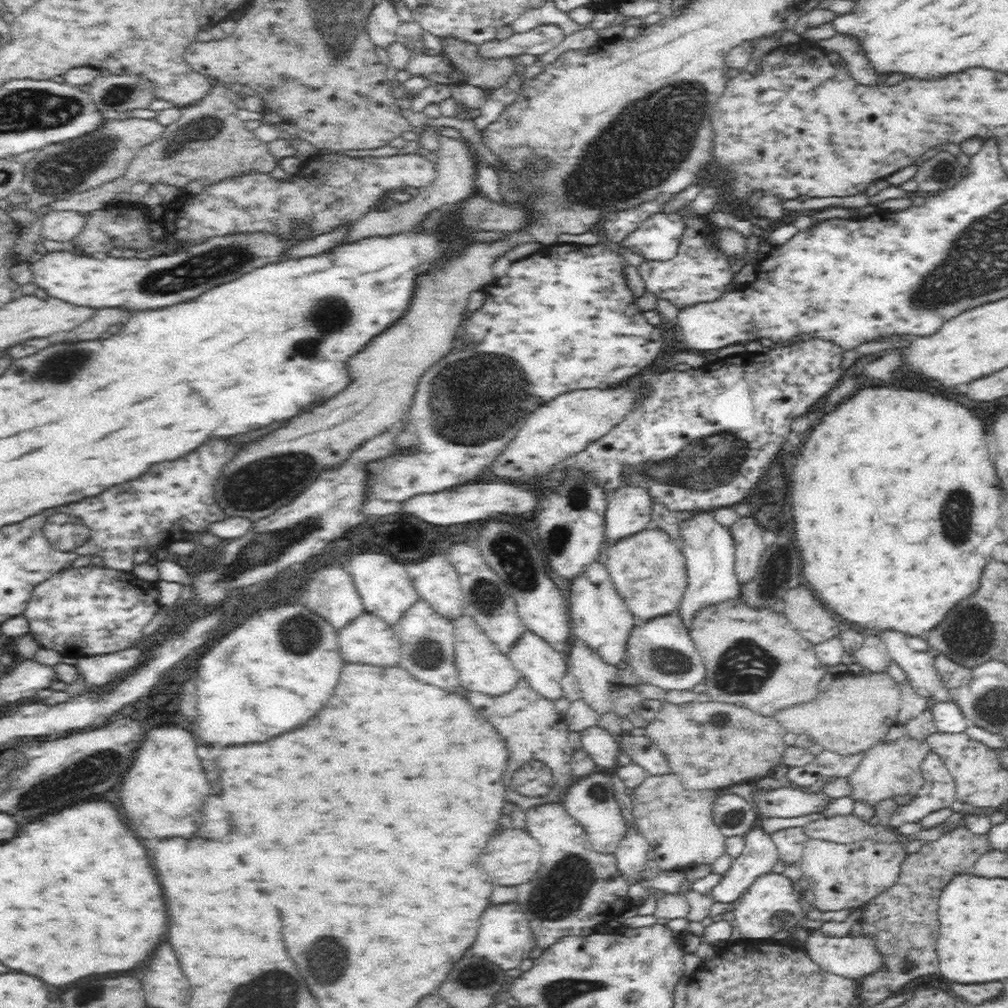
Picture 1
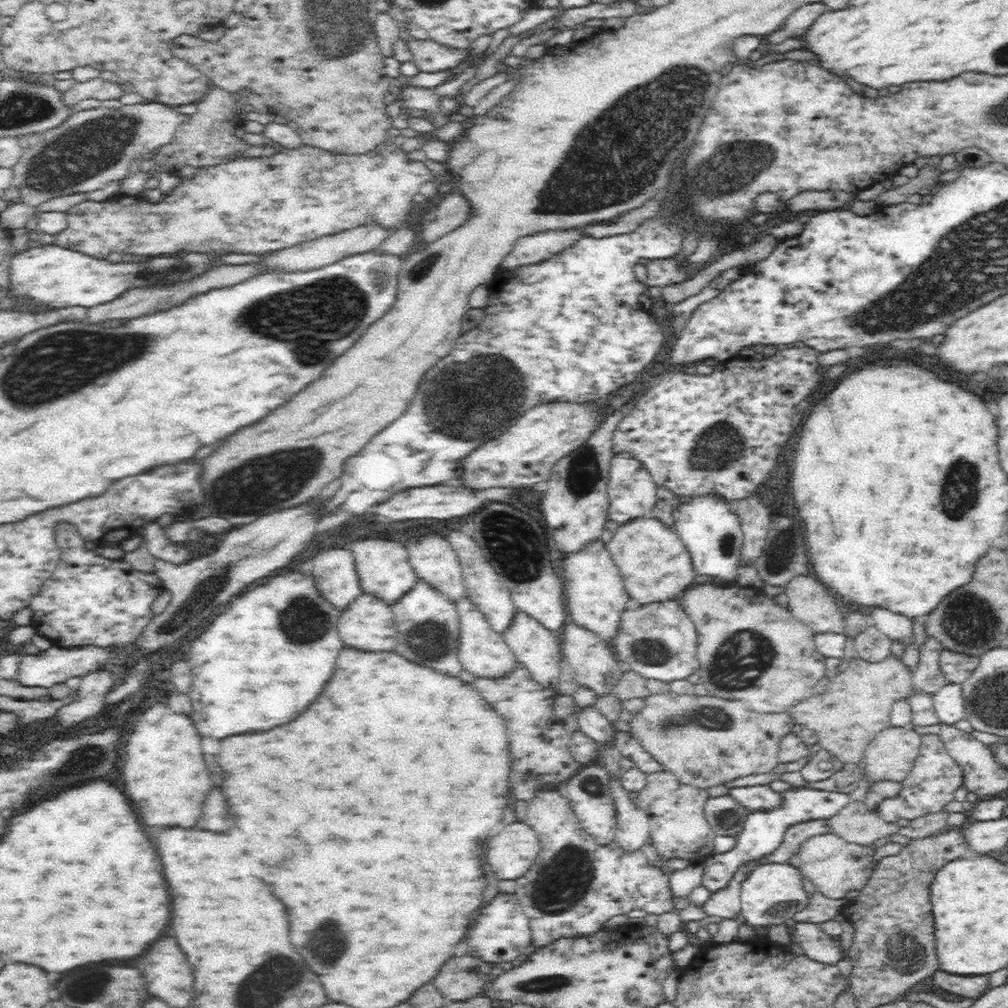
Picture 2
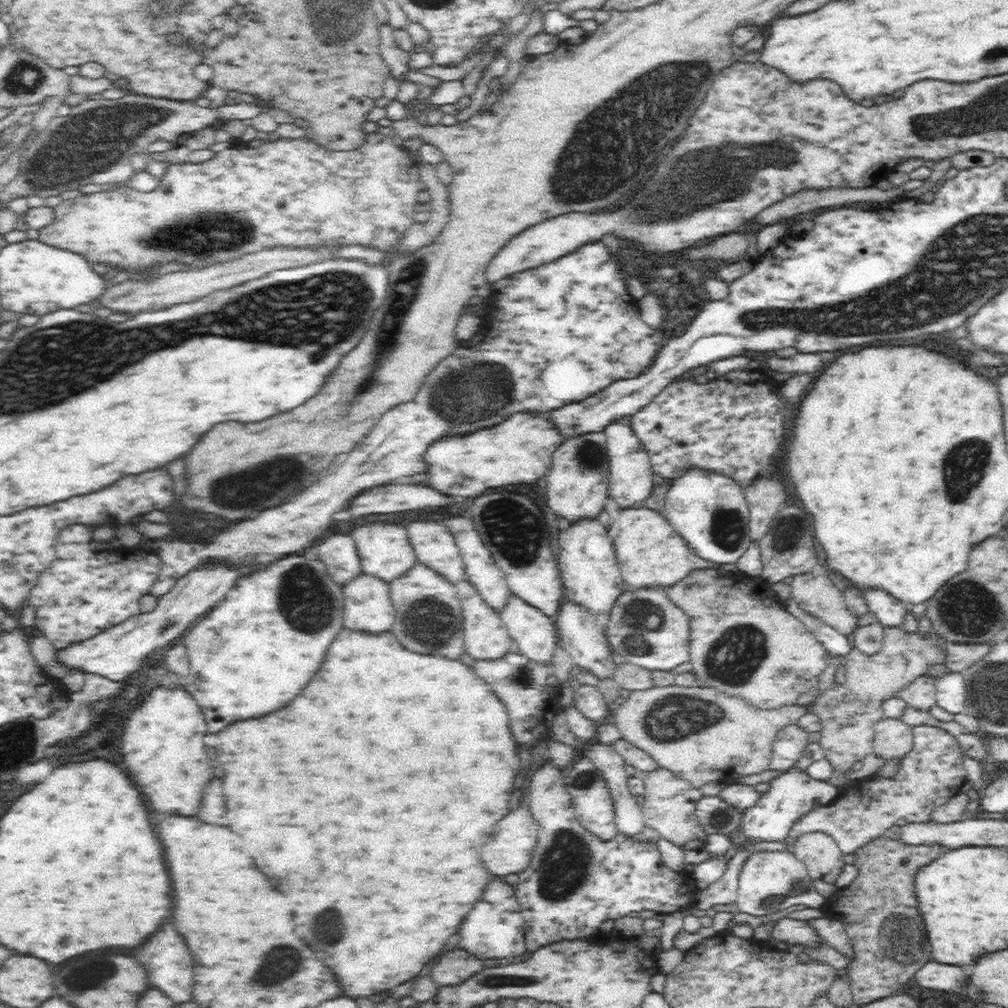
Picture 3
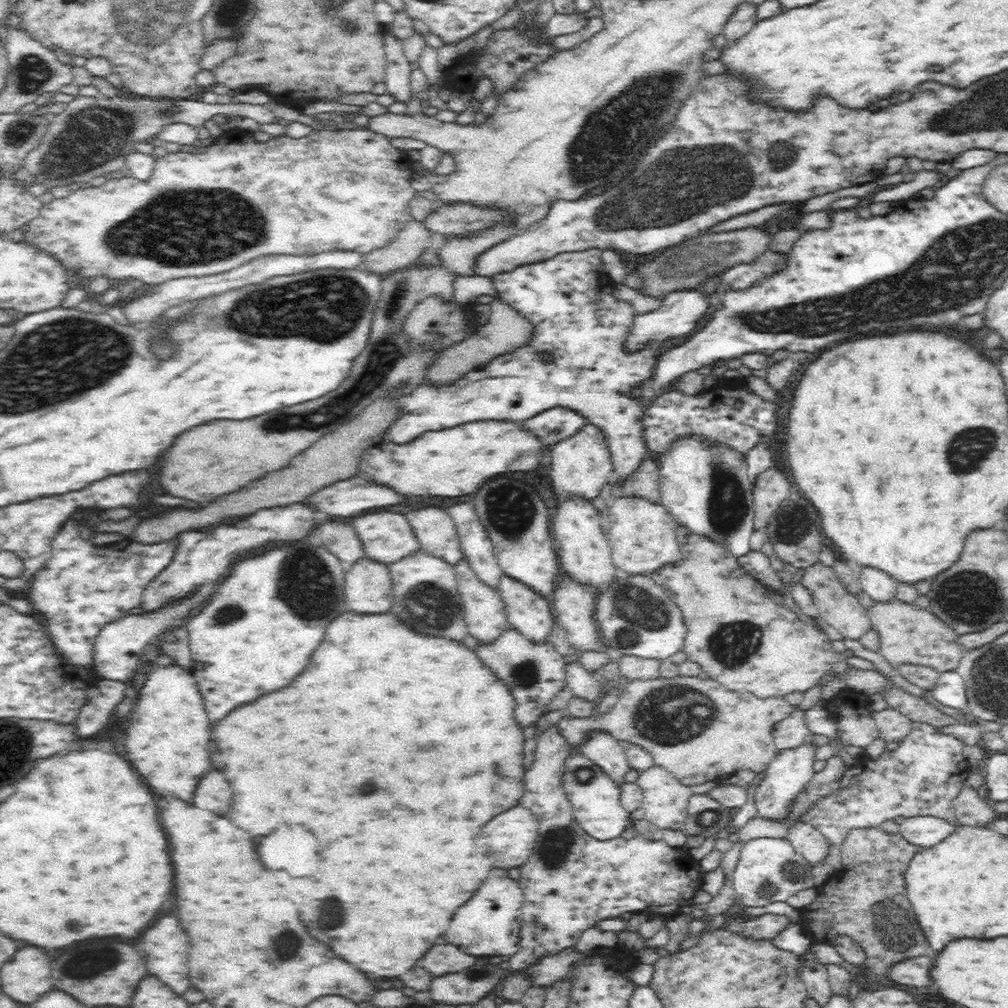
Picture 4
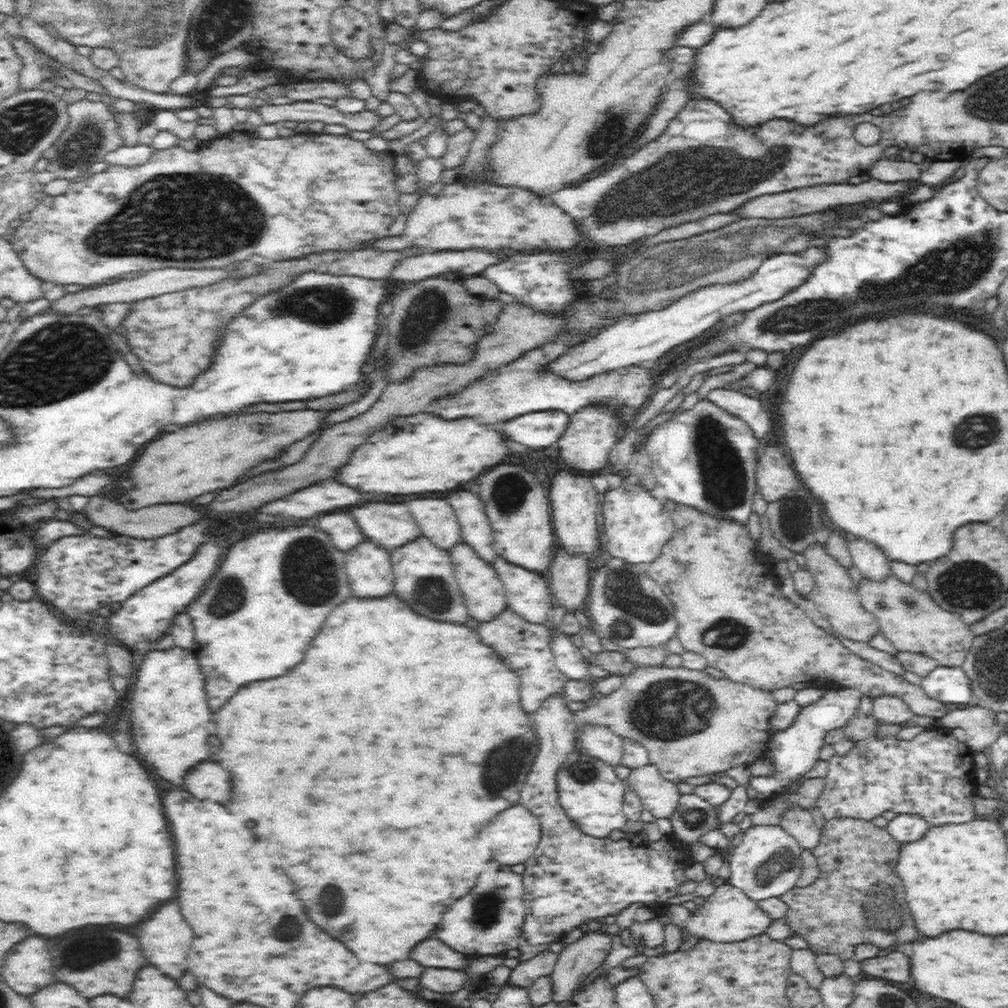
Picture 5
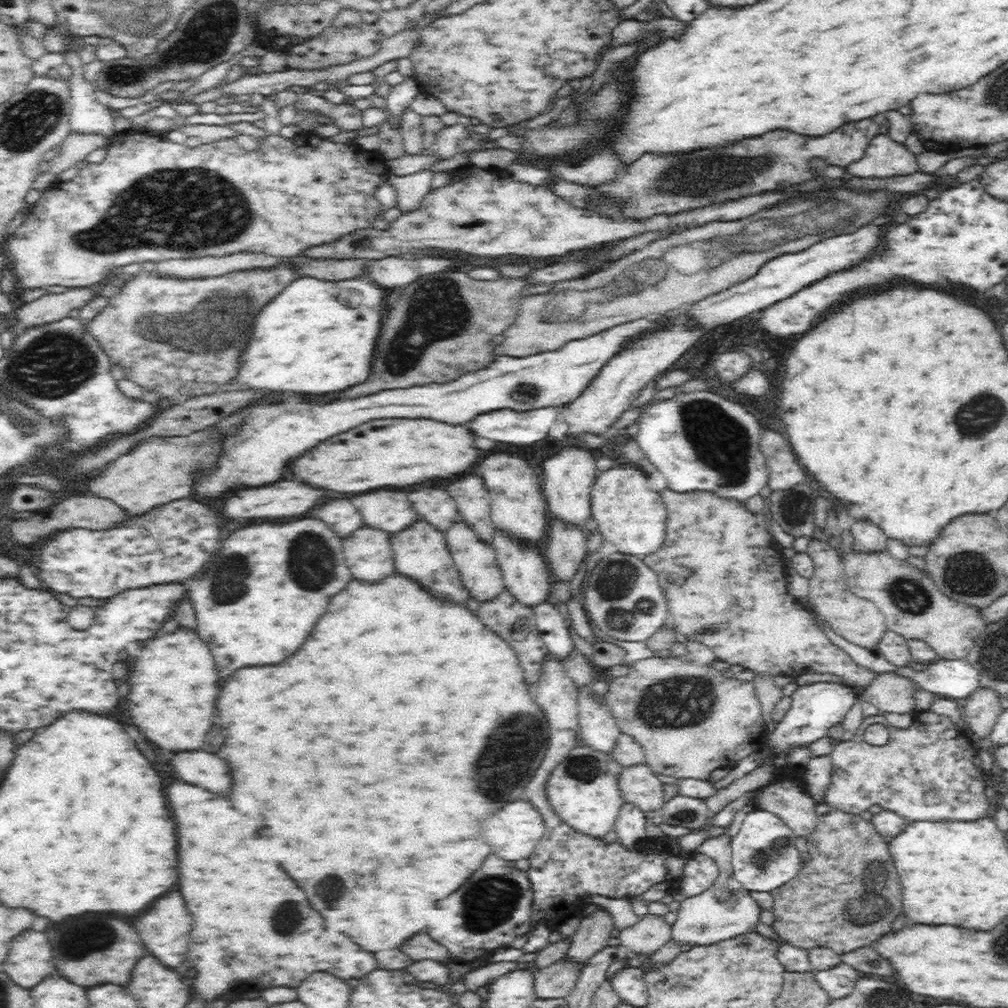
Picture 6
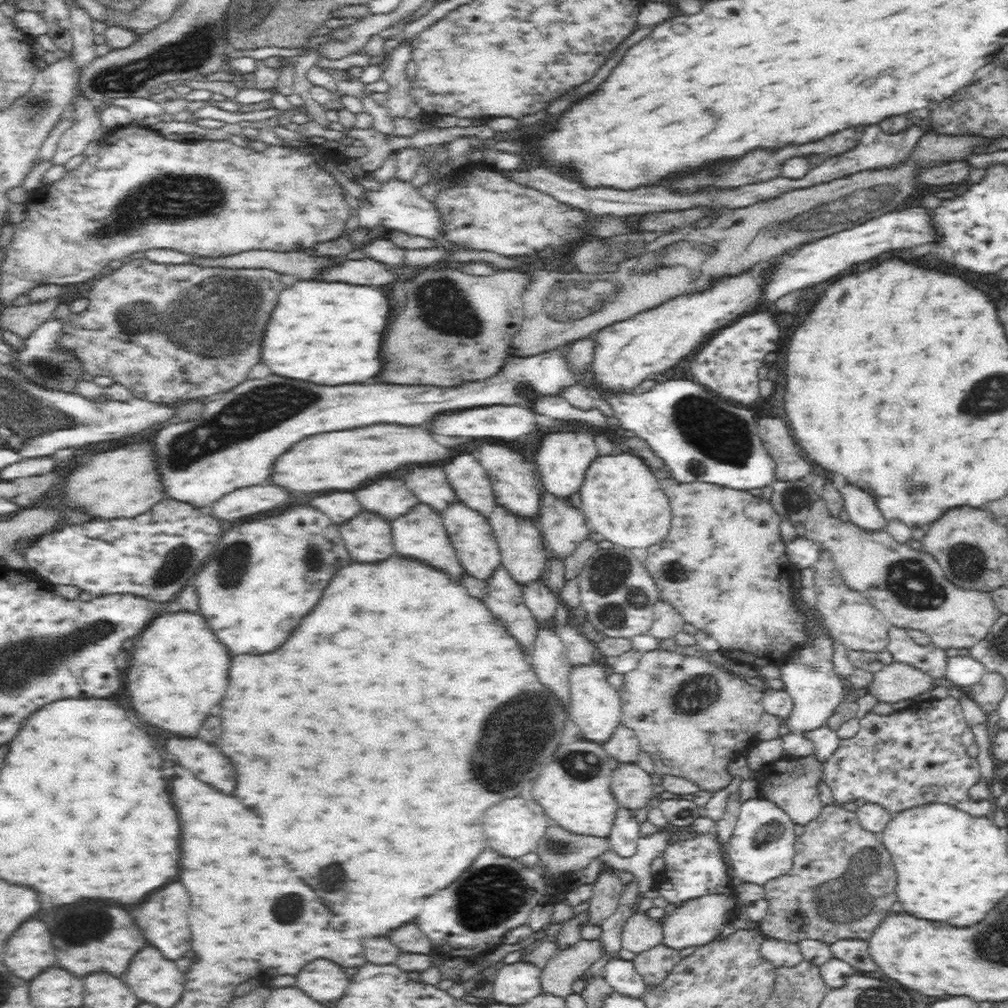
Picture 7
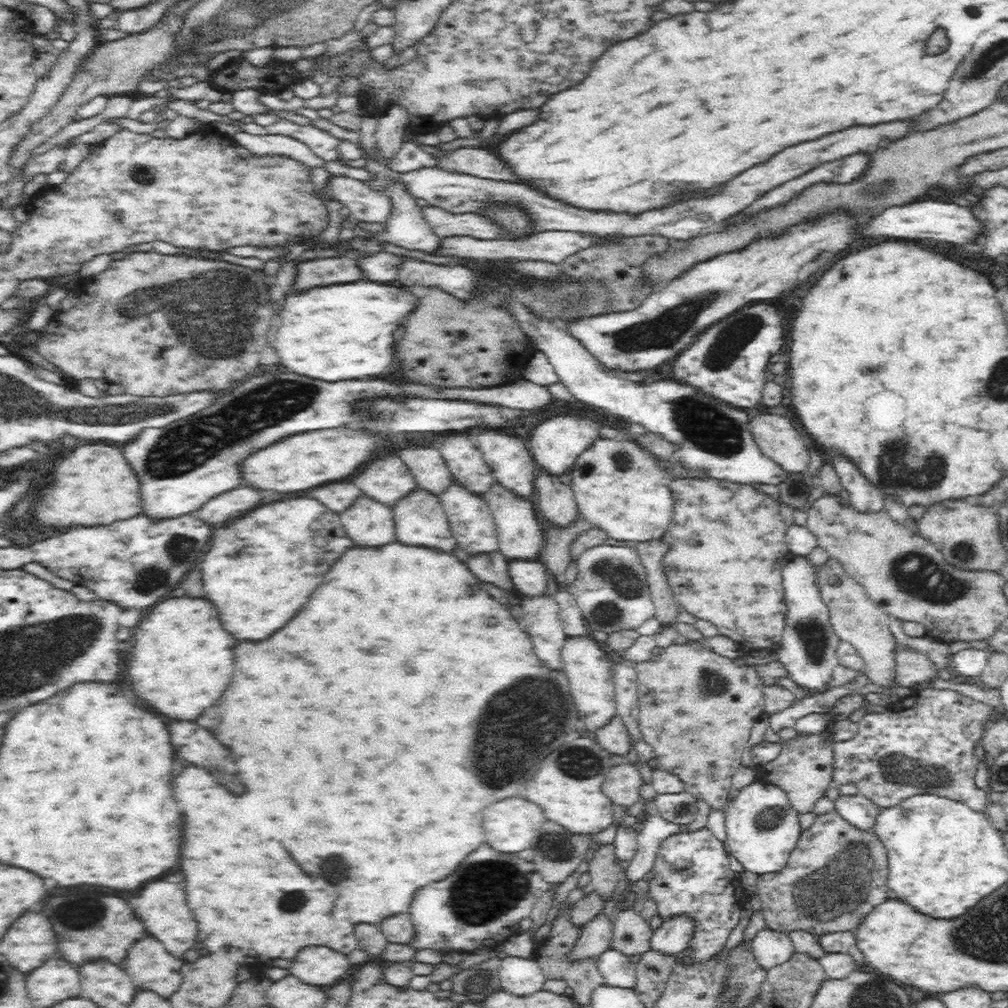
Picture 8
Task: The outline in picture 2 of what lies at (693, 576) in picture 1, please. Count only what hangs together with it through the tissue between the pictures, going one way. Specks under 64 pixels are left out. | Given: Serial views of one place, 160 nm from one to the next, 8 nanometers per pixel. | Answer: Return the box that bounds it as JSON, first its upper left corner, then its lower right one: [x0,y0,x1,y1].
[672,497,744,586]

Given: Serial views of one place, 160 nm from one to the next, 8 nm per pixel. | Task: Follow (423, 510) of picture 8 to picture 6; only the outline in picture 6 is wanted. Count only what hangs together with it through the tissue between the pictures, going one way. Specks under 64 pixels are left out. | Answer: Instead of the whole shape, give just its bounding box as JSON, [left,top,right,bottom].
[391,519,469,604]

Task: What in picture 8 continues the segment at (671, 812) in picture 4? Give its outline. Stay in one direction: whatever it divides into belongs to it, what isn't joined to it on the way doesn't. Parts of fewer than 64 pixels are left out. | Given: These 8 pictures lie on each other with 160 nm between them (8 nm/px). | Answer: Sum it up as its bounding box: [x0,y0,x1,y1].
[603,760,645,806]

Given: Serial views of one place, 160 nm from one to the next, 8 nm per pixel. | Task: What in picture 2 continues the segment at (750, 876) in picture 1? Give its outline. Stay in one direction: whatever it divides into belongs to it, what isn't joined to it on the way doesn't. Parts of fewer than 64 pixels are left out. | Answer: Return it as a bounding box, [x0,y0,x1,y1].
[702,788,853,893]

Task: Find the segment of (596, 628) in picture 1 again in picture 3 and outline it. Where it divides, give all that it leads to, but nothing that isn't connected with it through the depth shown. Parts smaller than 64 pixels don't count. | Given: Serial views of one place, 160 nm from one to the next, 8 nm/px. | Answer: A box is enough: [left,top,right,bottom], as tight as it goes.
[557,521,626,616]

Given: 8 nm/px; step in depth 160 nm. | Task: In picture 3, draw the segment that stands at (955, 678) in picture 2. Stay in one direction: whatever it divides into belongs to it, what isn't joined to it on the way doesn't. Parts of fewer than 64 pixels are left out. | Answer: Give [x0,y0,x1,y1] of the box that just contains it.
[943,642,992,678]

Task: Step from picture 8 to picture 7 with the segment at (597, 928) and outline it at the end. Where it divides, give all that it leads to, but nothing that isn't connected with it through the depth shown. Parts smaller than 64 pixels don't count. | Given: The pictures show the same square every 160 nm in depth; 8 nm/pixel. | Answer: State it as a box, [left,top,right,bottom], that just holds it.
[540,940,604,997]

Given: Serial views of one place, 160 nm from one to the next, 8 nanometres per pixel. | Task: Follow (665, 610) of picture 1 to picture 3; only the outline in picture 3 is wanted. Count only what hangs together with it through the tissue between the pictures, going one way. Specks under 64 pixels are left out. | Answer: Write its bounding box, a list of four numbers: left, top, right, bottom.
[607,506,714,590]

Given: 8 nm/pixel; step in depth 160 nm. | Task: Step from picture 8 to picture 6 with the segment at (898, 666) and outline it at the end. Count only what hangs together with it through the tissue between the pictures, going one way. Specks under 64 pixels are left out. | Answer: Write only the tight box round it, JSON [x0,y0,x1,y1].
[859,672,915,713]

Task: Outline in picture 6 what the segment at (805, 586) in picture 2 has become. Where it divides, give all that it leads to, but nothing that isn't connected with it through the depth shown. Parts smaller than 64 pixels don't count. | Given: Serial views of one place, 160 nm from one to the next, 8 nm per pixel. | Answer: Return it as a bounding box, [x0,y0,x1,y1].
[805,540,887,649]

